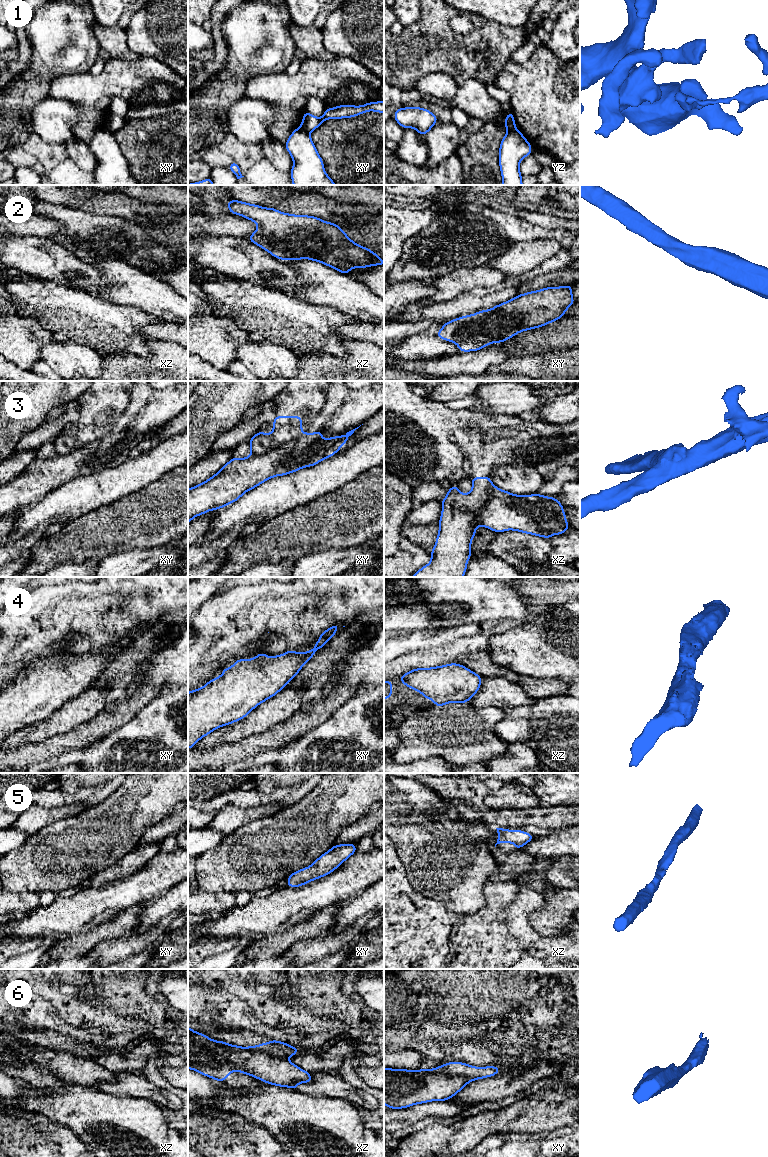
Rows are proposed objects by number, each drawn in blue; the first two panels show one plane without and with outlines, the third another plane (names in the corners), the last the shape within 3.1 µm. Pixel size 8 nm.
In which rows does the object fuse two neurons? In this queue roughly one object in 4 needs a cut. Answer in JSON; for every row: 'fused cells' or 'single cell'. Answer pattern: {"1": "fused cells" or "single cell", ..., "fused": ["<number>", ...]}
{"1": "fused cells", "2": "single cell", "3": "fused cells", "4": "single cell", "5": "single cell", "6": "fused cells", "fused": ["1", "3", "6"]}

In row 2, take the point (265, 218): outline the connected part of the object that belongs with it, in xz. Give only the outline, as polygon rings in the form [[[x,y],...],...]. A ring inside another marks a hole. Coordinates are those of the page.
[[[234,199],[226,203],[231,214],[240,215],[258,225],[258,229],[248,240],[280,260],[310,259],[345,275],[354,267],[362,269],[384,265],[384,261],[375,252],[356,244],[333,222],[326,222],[314,216],[282,213],[275,208],[265,208]]]

